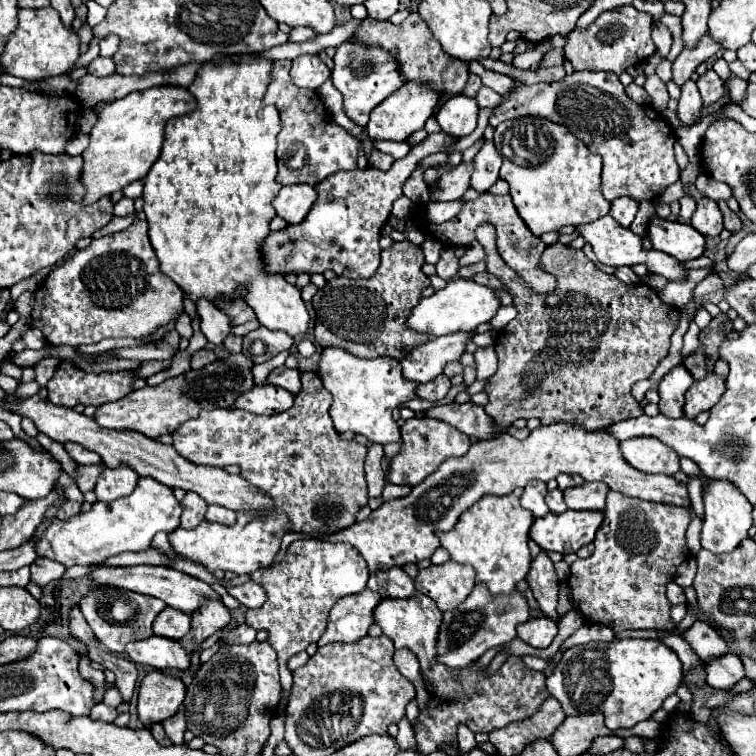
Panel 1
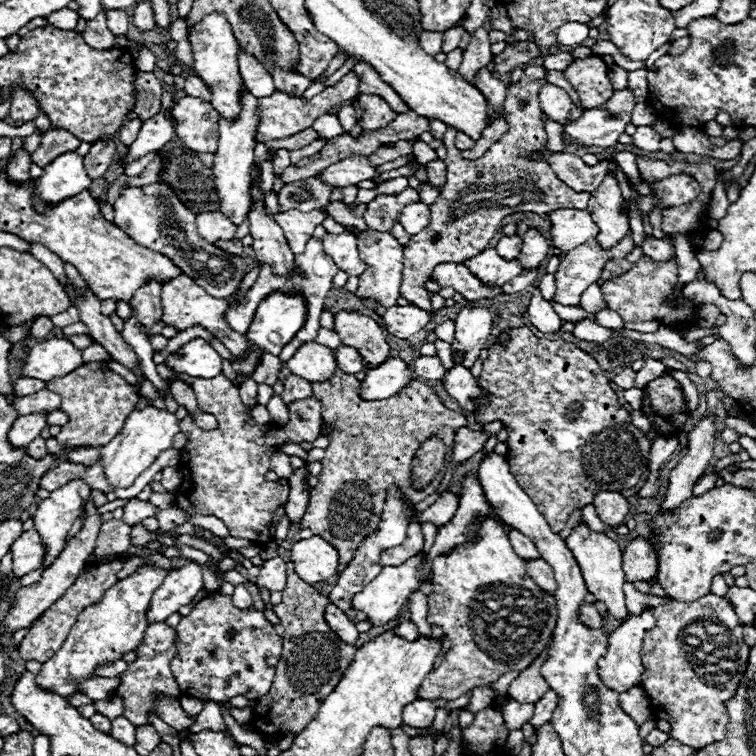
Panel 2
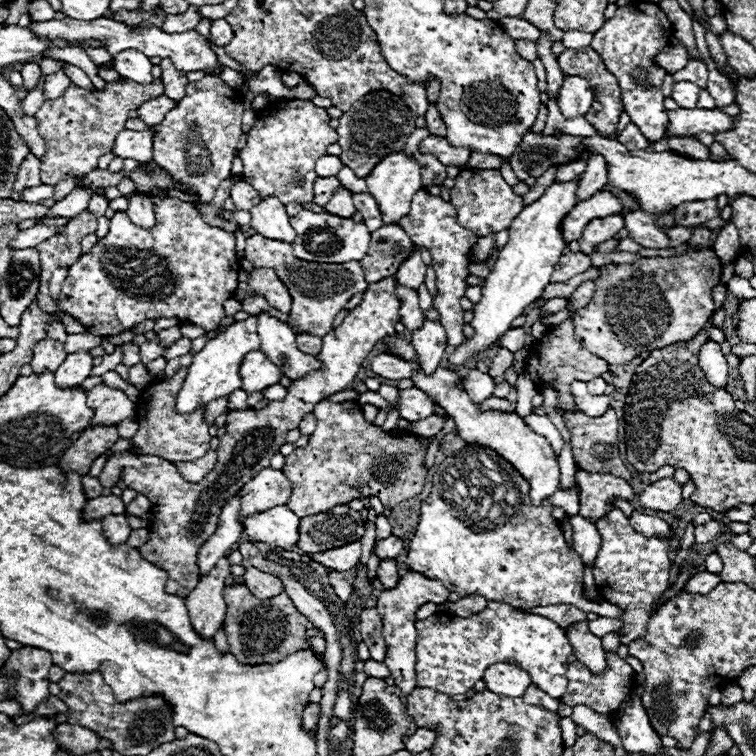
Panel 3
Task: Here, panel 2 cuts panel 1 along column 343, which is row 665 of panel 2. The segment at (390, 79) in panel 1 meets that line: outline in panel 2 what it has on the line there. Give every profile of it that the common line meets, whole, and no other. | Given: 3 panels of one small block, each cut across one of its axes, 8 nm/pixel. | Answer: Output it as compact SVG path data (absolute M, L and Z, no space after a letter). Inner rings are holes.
M140 566L134 574L124 580L118 580L112 588L104 592L104 598L96 604L90 604L80 612L78 620L70 628L62 648L42 666L42 672L36 674L36 680L42 688L60 692L60 696L70 696L76 690L76 682L84 678L92 678L96 664L108 664L120 660L124 652L130 652L140 644L144 630L148 626L146 612L150 608L150 600L154 590L162 584L170 570Z

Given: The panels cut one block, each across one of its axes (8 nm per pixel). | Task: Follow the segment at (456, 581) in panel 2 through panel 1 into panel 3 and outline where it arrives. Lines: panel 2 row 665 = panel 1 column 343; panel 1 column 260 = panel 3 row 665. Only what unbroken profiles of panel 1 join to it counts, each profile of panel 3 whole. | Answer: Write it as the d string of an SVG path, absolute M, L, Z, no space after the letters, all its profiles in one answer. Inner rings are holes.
M488 602L482 612L470 618L436 612L426 620L416 620L416 632L416 682L422 688L432 688L448 696L464 694L484 676L488 666L506 662L526 670L532 676L532 682L550 696L560 698L566 690L566 658L572 654L572 646L566 632L550 618L528 614L504 602Z

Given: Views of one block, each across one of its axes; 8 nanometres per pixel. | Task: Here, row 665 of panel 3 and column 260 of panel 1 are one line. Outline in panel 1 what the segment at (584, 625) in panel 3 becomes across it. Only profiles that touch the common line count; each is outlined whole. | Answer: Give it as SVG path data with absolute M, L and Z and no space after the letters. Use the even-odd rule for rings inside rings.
M248 580L242 586L234 586L228 588L228 592L246 608L258 608L260 604L264 604L266 596L264 596L264 588L260 588L260 584L256 584L254 580Z

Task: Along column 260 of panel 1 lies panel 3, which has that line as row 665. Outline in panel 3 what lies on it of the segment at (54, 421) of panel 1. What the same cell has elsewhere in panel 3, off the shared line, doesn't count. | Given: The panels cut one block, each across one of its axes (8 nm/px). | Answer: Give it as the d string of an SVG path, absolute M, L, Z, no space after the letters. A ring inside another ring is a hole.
M492 664L492 668L488 668L488 672L484 672L482 680L486 682L488 690L510 696L510 698L524 696L526 688L532 684L528 672L524 672L522 668L516 668L512 664Z

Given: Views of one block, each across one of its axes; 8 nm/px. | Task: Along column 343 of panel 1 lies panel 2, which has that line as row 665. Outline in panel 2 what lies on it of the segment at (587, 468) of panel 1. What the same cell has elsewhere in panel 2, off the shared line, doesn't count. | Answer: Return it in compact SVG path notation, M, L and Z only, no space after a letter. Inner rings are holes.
M544 650L534 662L532 666L528 666L524 672L520 672L520 676L516 680L510 682L508 686L508 696L516 702L522 702L522 704L534 704L536 700L540 700L546 690L548 690L548 684L546 680L542 678L540 674L540 666L544 664L546 660L546 654L548 650Z

